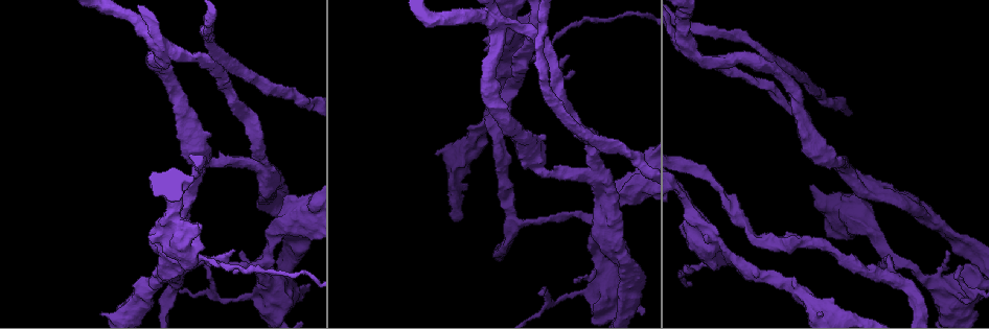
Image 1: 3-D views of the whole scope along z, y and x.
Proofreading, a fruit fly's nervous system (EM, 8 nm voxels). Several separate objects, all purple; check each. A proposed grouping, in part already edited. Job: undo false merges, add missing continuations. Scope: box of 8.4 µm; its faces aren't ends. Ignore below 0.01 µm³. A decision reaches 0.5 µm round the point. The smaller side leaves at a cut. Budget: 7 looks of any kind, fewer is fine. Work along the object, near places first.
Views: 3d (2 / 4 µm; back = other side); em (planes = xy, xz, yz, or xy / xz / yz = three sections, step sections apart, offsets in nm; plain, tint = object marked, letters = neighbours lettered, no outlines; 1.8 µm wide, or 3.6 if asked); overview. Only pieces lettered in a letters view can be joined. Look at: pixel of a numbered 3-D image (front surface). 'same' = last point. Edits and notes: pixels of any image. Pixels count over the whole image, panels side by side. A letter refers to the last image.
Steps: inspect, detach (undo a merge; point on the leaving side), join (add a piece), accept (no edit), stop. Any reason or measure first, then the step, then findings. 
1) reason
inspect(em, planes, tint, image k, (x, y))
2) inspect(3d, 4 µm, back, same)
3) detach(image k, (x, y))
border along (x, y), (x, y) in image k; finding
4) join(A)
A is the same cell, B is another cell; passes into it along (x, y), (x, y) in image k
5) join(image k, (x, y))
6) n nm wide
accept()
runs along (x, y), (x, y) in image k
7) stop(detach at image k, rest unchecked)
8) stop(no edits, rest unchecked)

four or more arms meet
inspect(3d, 4 µm, image 1, (513, 48))

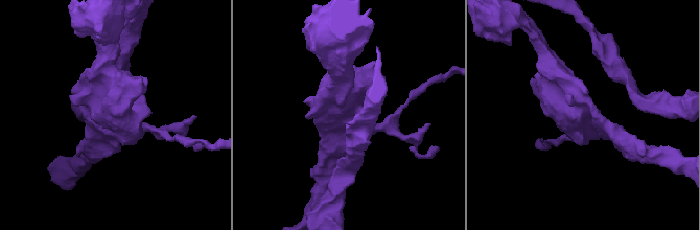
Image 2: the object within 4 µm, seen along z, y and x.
now the EM
inspect(em, xy, step 16, tint, image 2, (111, 116))

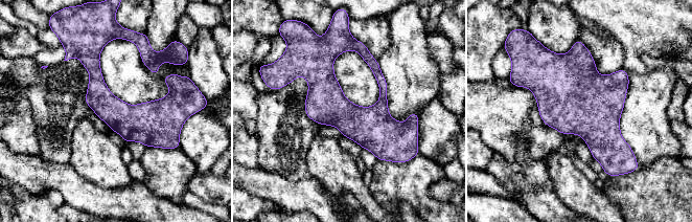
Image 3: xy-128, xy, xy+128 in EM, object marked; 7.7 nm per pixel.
cut it another way
inspect(em, planes, letters, same)

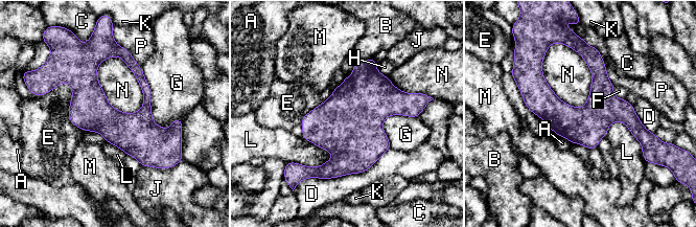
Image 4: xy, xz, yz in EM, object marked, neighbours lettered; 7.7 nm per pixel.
D touches over 700 nm
accept()
A, B, C, D, E, F, G, H, J, K, L, M, N and P are other cells; border along (102, 60), (132, 71), (139, 111) in image 4; all the same cell

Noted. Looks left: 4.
sharp bend
inspect(em, planes, letters, image 1, (891, 271))

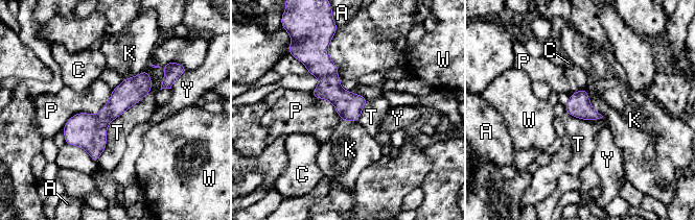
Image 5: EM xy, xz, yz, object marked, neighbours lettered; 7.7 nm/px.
accept()
A, C, K, P, T, W and Y are other cells; border along (146, 70), (97, 162) in image 5; all the same cell

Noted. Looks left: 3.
sharp bend
inspect(3d, 2 µm, back, image 1, (496, 30))

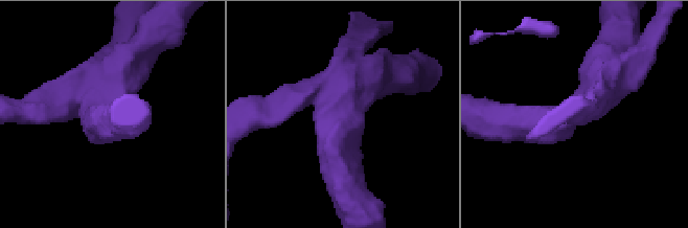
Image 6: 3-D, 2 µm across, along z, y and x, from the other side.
3 arms; arms of 190, 280, 320 nm
inspect(em, yz, step 4, letters, image 6, (334, 116))

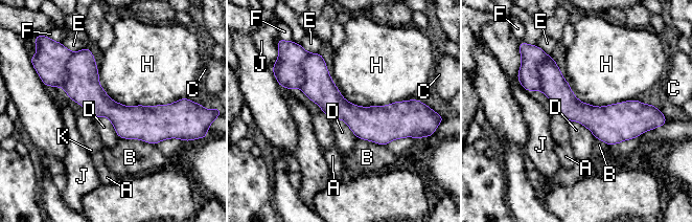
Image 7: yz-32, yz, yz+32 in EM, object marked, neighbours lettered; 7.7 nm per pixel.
190 nm wide
accept()
A, B, C, D, E, F, H, J and K are other cells; border along (93, 115), (106, 116), (119, 137) in image 7; all the same cell

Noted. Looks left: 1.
stop(no edits, rest unchecked)

